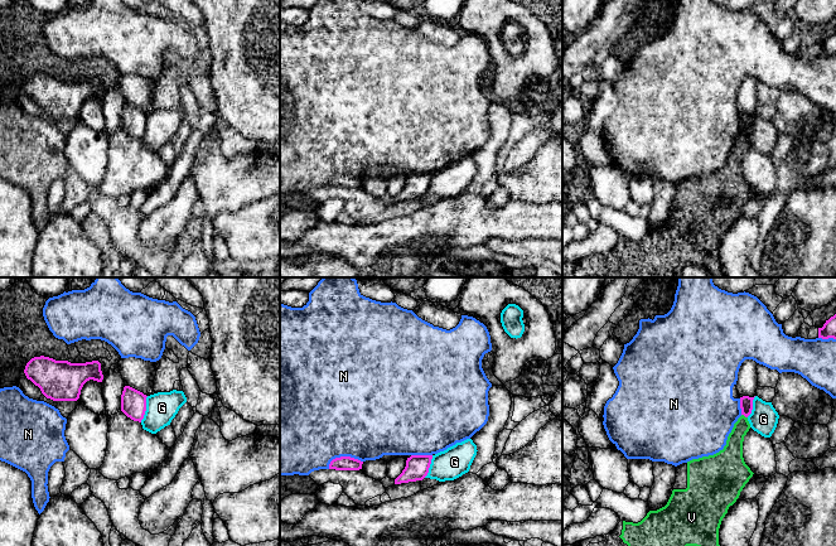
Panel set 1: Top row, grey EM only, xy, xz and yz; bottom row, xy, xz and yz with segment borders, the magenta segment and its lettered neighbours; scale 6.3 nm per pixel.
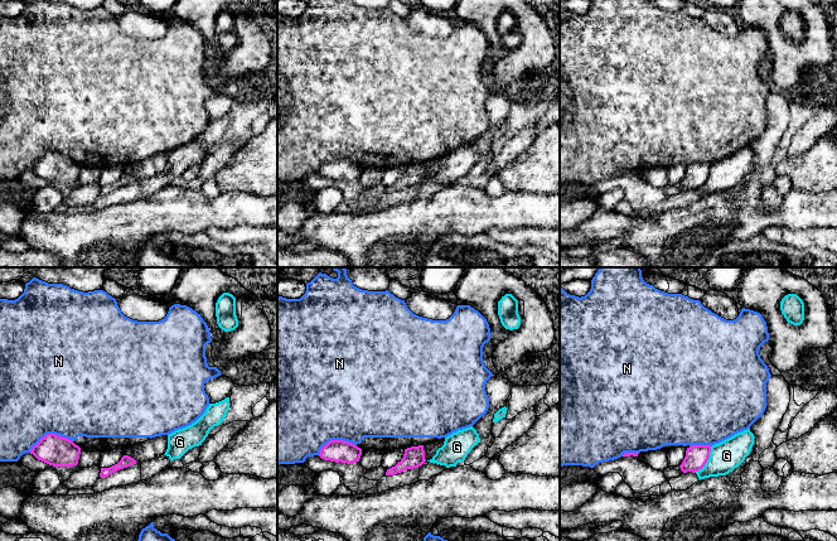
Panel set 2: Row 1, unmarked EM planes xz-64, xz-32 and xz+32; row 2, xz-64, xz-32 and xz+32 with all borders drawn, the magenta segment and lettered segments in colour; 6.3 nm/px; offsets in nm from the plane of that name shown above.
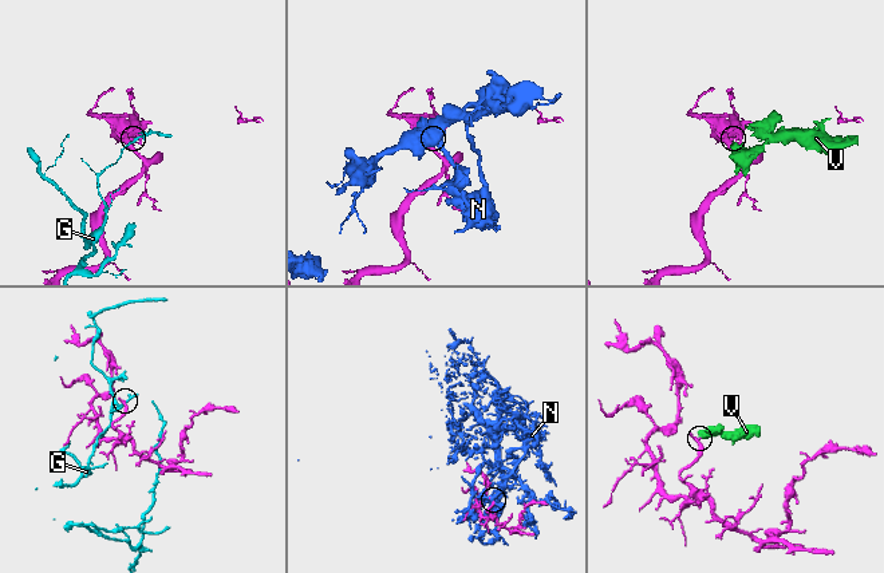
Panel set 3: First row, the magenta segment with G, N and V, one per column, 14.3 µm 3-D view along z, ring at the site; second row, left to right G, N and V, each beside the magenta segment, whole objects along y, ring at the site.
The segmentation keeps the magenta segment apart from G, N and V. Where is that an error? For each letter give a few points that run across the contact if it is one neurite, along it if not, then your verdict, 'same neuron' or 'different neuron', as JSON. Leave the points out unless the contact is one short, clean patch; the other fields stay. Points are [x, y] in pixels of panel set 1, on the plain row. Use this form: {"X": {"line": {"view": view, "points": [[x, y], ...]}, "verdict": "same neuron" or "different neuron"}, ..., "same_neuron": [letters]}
{"G": {"line": {"view": "xy", "points": [[148, 114], [145, 131], [140, 139]]}, "verdict": "different neuron"}, "N": {"verdict": "different neuron"}, "V": {"line": {"view": "yz", "points": [[742, 131], [747, 135]]}, "verdict": "different neuron"}, "same_neuron": []}

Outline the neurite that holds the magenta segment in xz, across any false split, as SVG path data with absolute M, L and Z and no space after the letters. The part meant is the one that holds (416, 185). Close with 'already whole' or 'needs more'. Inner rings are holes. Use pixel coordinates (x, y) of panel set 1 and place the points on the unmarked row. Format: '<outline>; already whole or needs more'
M411 173L406 178L402 190L395 197L395 202L422 198L431 182L433 173Z; already whole

